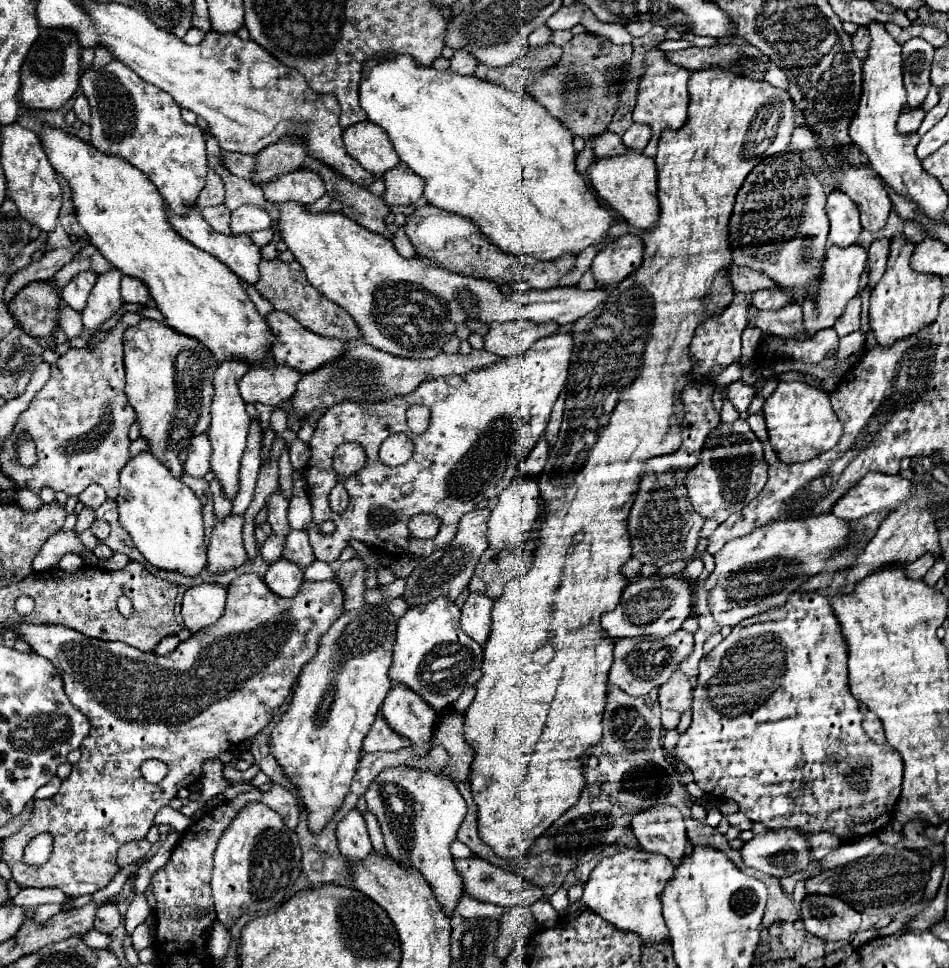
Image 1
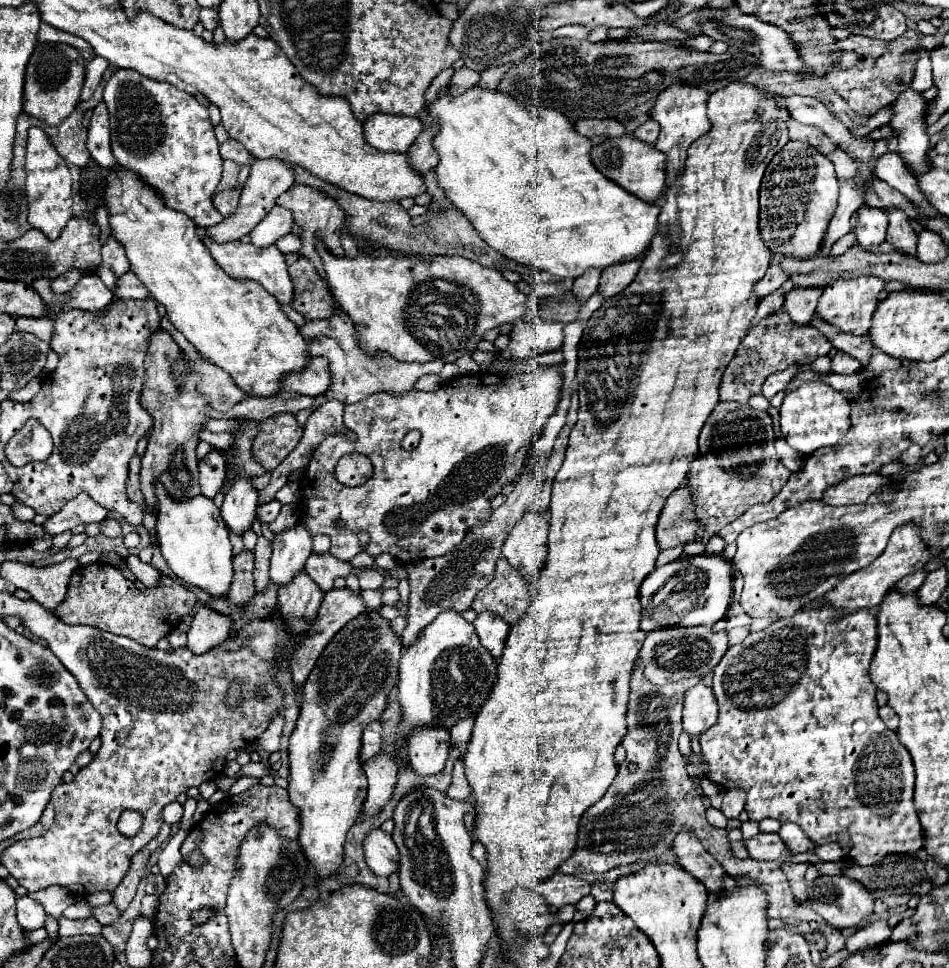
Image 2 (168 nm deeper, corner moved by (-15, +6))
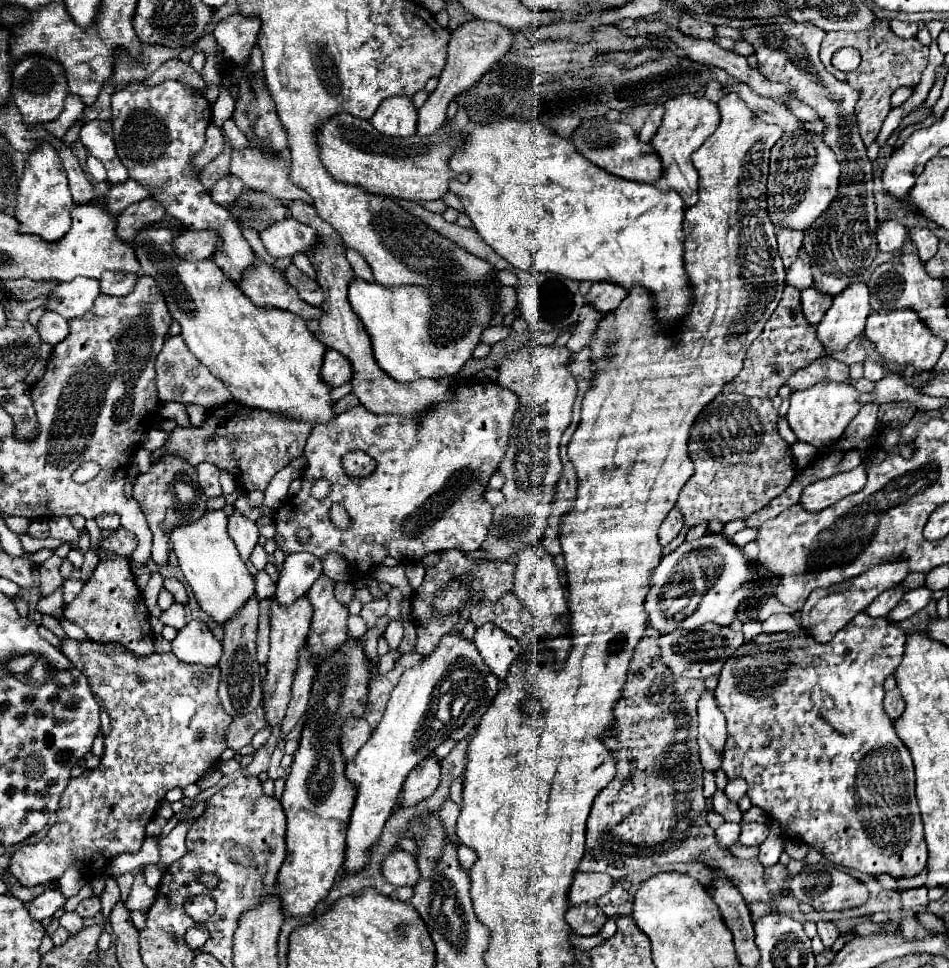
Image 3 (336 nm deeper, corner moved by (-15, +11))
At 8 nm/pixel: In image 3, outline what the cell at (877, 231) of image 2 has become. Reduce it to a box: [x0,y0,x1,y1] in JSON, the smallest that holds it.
[875,219,907,251]

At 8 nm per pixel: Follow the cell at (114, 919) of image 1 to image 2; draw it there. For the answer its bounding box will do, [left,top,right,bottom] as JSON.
[93,904,119,926]

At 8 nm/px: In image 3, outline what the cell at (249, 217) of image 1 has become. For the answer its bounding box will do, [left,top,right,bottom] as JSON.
[261,217,315,257]

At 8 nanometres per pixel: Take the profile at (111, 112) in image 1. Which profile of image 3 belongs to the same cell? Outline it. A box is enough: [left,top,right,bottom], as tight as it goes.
[111,81,253,281]

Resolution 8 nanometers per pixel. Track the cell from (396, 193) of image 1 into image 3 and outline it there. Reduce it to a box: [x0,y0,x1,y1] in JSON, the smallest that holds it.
[417,17,515,137]

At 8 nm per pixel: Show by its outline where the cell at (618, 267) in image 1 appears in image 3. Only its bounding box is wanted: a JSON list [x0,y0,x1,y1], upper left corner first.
[585,281,627,313]

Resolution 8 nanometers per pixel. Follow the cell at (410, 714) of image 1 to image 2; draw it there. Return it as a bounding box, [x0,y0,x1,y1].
[407,728,449,774]

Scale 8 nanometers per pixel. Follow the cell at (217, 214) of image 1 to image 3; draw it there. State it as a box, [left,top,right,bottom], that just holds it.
[211,175,243,207]

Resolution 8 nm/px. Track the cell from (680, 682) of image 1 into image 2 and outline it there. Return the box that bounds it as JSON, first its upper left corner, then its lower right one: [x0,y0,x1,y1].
[683,684,717,738]

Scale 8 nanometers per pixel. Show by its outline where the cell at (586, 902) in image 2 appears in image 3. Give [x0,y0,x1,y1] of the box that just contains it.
[565,903,607,935]

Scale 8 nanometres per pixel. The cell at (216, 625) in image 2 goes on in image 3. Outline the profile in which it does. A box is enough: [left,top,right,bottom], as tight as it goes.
[173,619,223,665]

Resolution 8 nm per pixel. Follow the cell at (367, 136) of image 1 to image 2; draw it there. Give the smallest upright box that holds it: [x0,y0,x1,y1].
[365,112,423,152]

